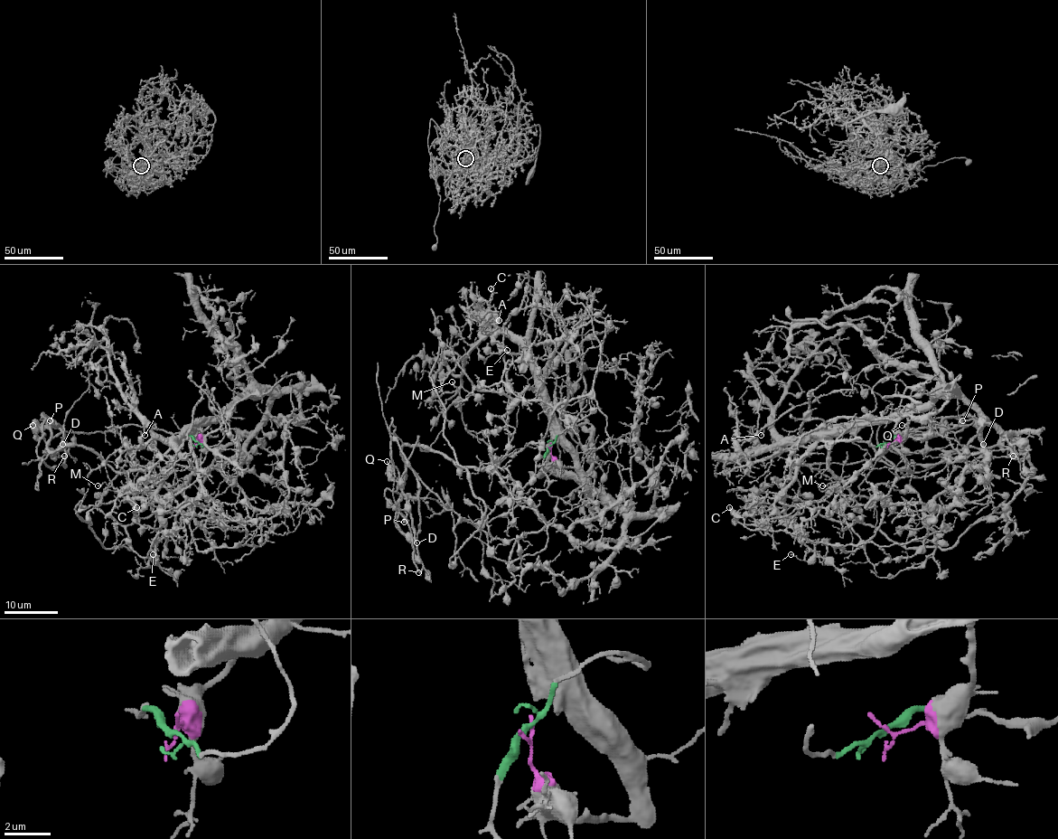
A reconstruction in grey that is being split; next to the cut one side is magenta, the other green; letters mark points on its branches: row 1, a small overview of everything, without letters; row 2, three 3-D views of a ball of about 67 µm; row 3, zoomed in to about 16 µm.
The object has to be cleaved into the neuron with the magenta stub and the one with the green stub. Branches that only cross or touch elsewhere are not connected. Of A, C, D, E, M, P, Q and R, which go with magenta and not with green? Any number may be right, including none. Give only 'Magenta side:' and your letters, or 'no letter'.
Magenta side: A, C, E, M

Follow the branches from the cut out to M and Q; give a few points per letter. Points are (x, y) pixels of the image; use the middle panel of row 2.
M: (551, 447), (559, 466), (574, 466), (540, 391), (463, 400), (452, 381)
Q: (551, 447), (543, 461), (548, 485), (479, 526), (446, 509), (407, 466), (399, 501), (397, 482), (388, 461)

